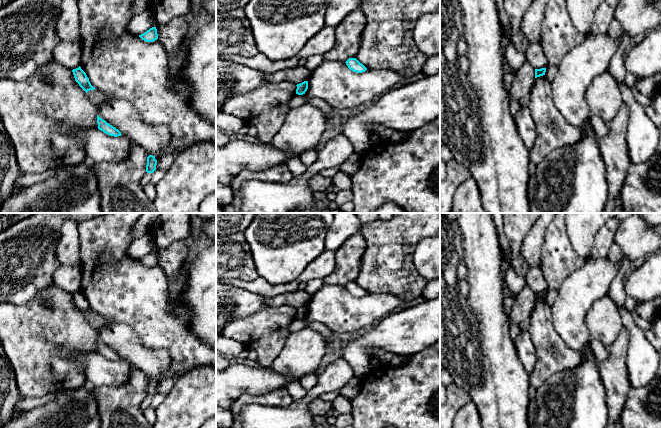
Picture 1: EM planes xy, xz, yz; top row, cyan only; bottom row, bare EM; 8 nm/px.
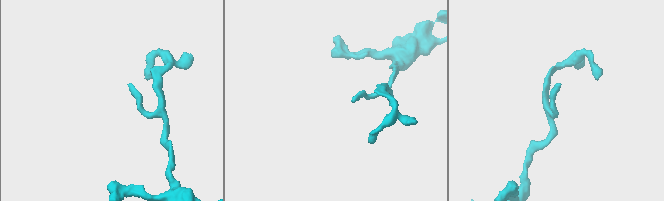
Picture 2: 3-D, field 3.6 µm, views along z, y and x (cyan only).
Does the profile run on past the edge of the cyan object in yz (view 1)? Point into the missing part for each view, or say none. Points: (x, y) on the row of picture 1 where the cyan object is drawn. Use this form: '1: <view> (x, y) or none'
1: none

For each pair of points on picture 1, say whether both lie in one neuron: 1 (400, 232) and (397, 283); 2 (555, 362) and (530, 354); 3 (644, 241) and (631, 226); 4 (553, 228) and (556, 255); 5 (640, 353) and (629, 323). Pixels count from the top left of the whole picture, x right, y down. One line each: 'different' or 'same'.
1: same
2: different
3: same
4: same
5: same

